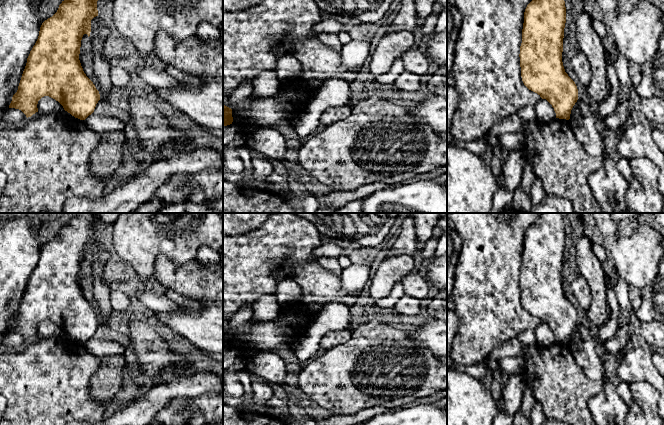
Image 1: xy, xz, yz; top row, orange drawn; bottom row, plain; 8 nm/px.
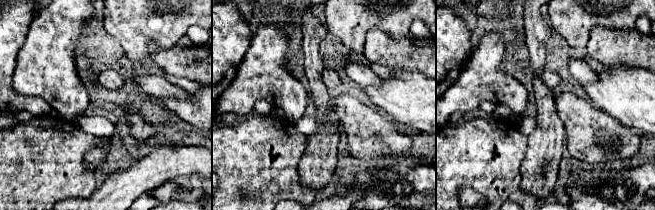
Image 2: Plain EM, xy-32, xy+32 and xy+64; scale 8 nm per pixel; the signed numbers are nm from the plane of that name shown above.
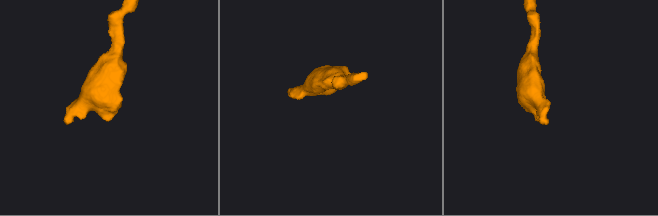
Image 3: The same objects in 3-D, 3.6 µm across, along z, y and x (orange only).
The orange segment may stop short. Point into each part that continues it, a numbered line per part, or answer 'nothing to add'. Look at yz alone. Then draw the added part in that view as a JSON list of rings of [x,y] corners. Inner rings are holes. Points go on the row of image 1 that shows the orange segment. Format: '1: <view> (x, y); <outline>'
nothing to add

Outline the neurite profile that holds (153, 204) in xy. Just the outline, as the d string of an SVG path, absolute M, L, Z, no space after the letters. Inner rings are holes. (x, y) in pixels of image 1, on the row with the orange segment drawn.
M153 195L152 198L143 203L132 213L157 213L158 210L163 206L164 202L161 199L158 199L155 195Z

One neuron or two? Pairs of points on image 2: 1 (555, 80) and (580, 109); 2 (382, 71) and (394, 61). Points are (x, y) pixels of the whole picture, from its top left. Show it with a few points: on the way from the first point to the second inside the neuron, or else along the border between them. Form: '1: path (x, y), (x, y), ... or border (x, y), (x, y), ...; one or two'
1: border (559, 87), (554, 91); two
2: border (369, 61), (382, 64), (392, 71); two

